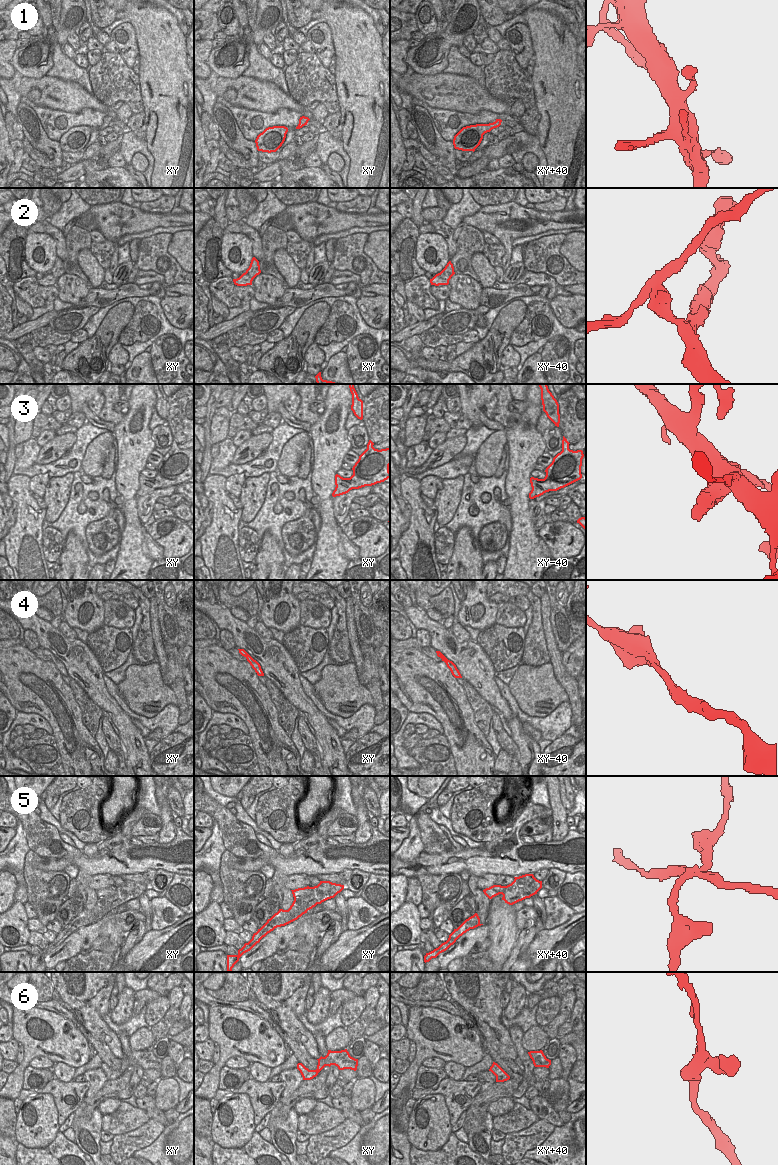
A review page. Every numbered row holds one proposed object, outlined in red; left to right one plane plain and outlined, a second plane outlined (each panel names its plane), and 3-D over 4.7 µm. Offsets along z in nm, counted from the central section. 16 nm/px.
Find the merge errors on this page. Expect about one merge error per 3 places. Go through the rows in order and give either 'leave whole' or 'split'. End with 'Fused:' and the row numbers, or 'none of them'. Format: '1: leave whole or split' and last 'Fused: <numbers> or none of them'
1: leave whole
2: split
3: leave whole
4: leave whole
5: split
6: leave whole
Fused: 2, 5

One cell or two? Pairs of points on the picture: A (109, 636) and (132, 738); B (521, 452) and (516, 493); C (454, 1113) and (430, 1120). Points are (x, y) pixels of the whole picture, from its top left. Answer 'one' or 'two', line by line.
A: two
B: one
C: two

